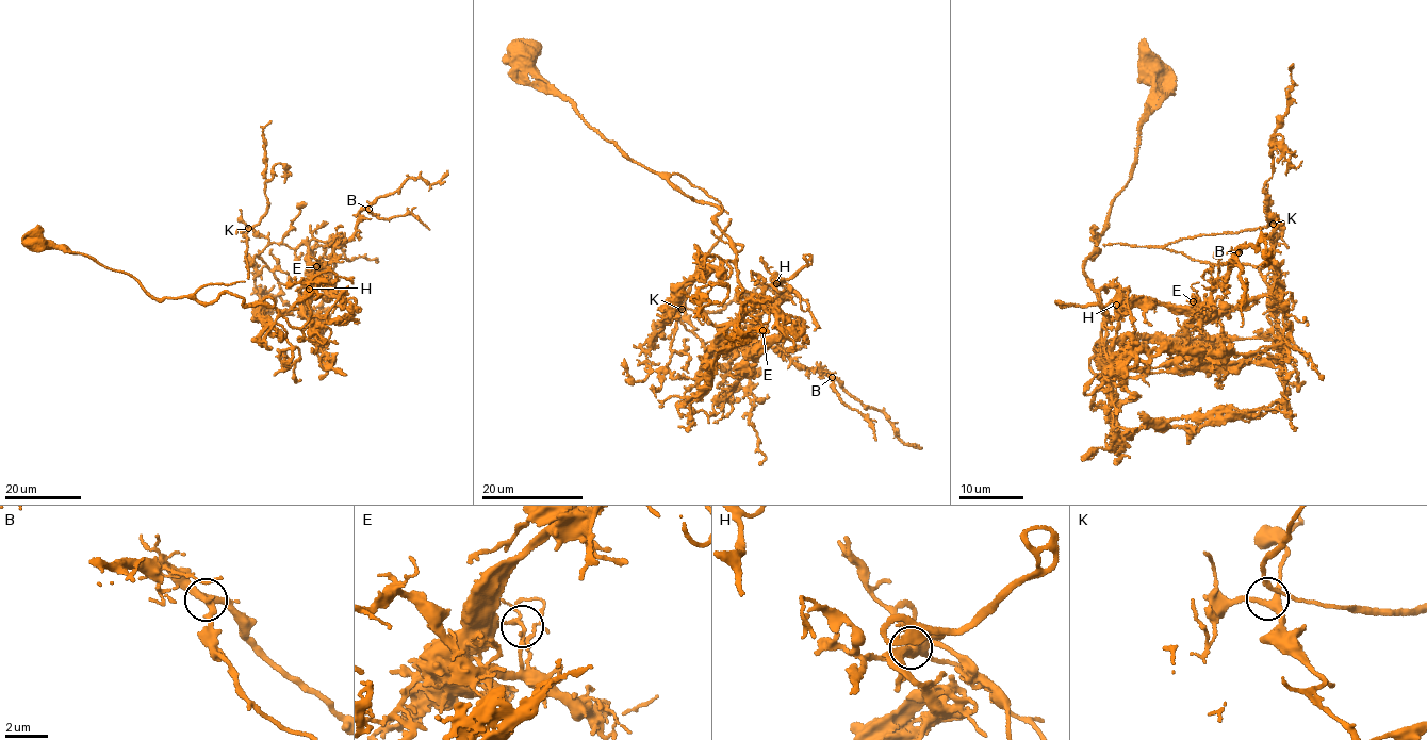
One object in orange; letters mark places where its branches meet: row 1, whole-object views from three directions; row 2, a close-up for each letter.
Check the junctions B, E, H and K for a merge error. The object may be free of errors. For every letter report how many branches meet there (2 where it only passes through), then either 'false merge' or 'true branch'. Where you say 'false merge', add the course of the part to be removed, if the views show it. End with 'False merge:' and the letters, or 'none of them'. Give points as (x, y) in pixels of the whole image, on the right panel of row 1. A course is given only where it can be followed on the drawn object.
B: 4 | true branch
E: 4 | false merge | (1193, 301), (1201, 309), (1215, 285), (1220, 288), (1242, 247), (1255, 248), (1262, 235), (1267, 263), (1272, 250)
H: 4 | true branch
K: 5 | true branch
False merge: E

